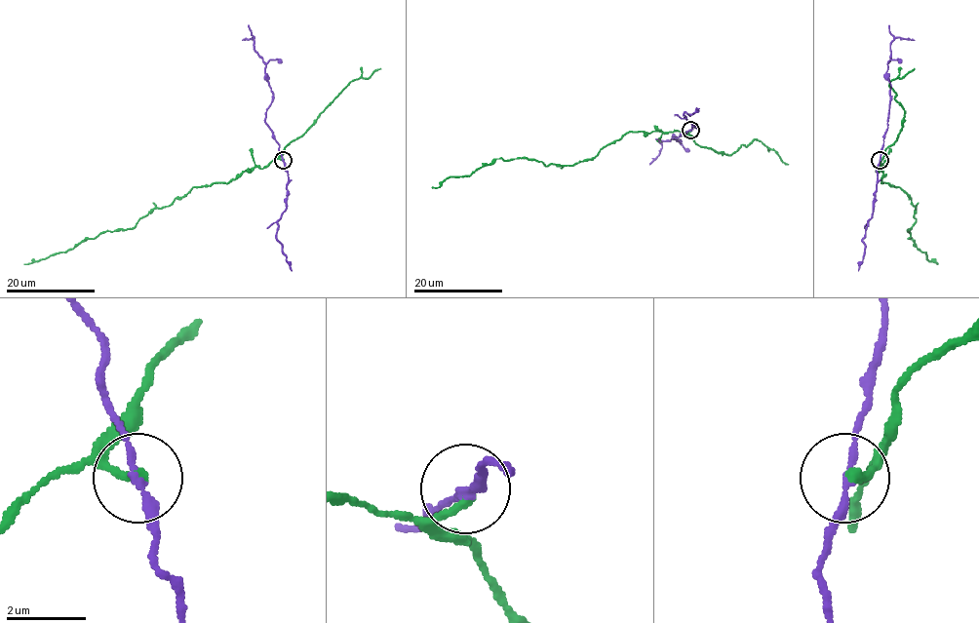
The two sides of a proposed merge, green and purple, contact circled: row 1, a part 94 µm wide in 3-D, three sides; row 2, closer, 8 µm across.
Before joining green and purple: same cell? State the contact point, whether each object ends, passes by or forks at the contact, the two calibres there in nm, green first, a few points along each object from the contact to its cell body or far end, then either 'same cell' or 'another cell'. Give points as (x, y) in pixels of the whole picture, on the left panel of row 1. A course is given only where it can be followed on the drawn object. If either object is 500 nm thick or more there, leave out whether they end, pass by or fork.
(283, 160) | green ends | purple passes by | 240/180 nm | green via (283, 160), (245, 170), (227, 182), (194, 186), (170, 205), (153, 209), (131, 228), (103, 231), (24, 264) | purple via (283, 160), (278, 142), (265, 121), (272, 97), (265, 72), (266, 63), (254, 51), (253, 37), (242, 40) | another cell

